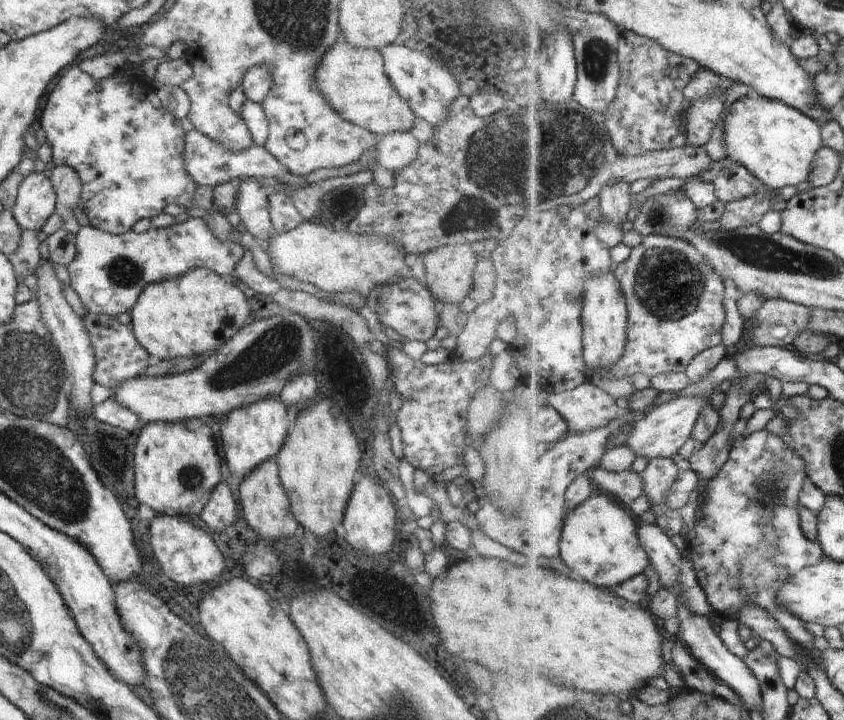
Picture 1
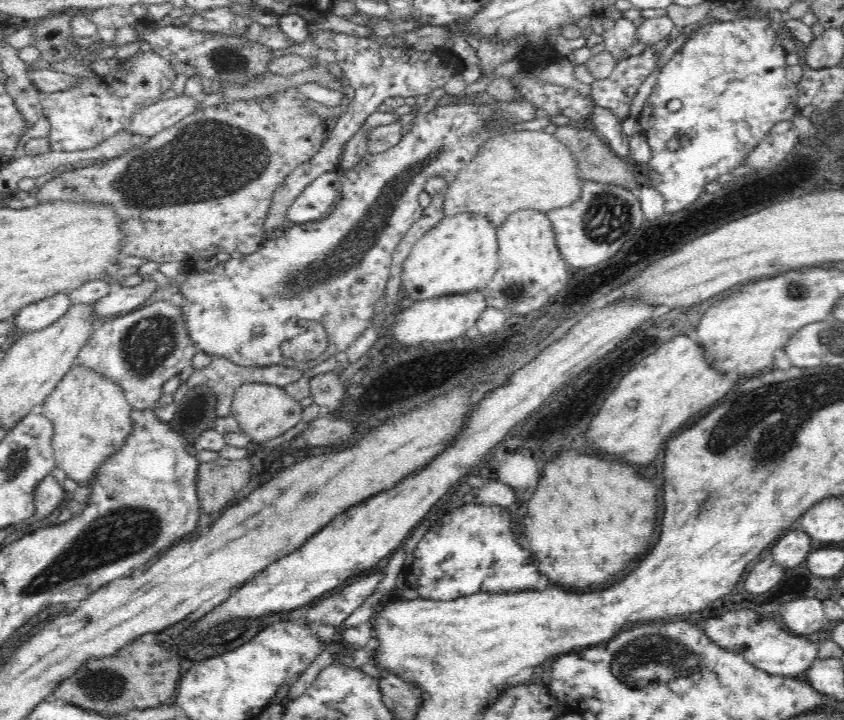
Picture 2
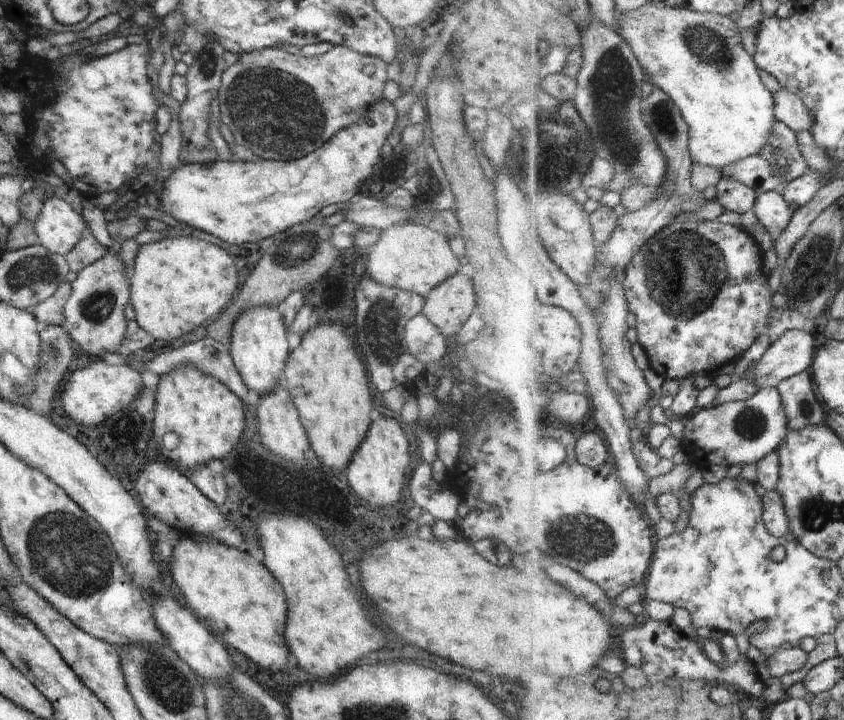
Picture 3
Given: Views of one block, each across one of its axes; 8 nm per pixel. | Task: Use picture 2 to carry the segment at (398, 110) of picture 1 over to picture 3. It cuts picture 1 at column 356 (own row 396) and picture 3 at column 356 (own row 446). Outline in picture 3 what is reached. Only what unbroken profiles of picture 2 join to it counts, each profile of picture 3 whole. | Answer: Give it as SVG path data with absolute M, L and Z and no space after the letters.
M334 45L334 47L324 55L317 57L306 57L304 55L292 55L280 49L263 49L250 53L242 53L238 62L227 68L221 79L221 86L218 88L218 110L220 110L220 121L230 129L232 136L236 139L236 143L243 148L248 148L259 159L268 161L290 161L303 158L318 148L321 148L324 142L335 136L340 130L350 127L350 124L358 123L361 119L365 119L369 115L369 109L372 104L378 103L383 99L383 91L388 81L387 64L384 60L373 55L363 56L353 52L348 48Z

